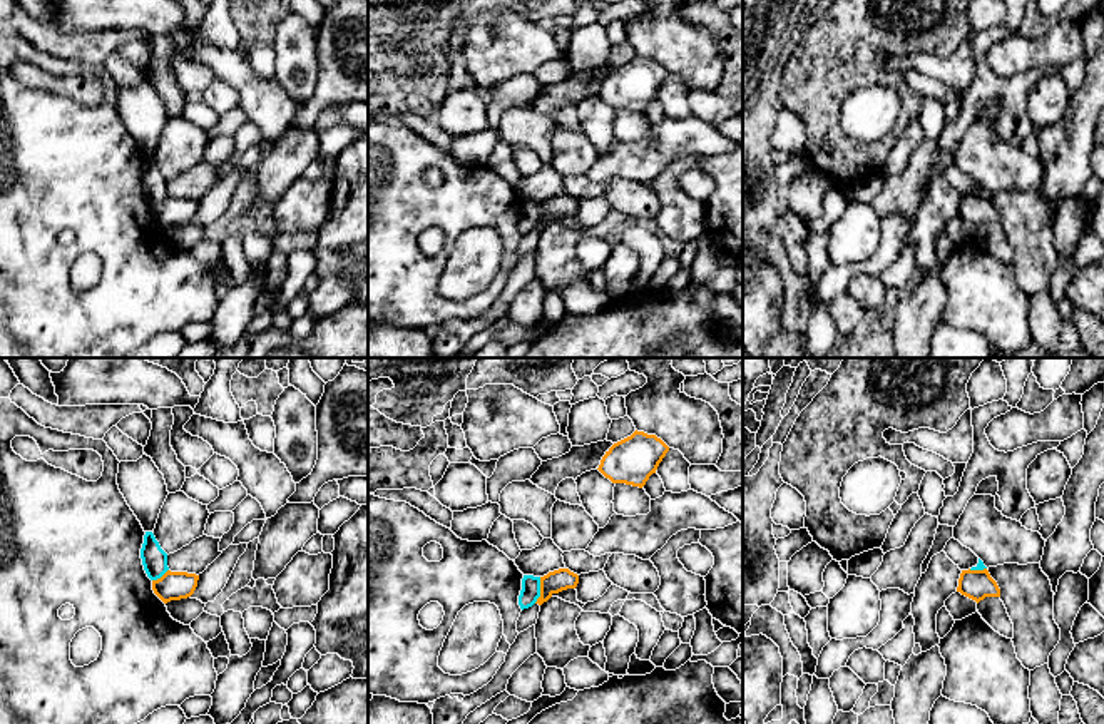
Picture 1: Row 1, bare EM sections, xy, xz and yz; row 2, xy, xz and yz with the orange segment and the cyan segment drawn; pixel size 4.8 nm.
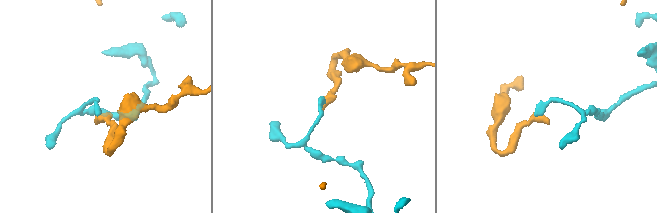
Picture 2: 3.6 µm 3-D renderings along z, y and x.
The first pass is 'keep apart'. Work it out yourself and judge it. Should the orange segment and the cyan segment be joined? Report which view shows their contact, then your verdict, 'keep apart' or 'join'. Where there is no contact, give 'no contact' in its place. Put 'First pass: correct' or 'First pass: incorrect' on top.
First pass: correct
meets orange in xz; keep apart

